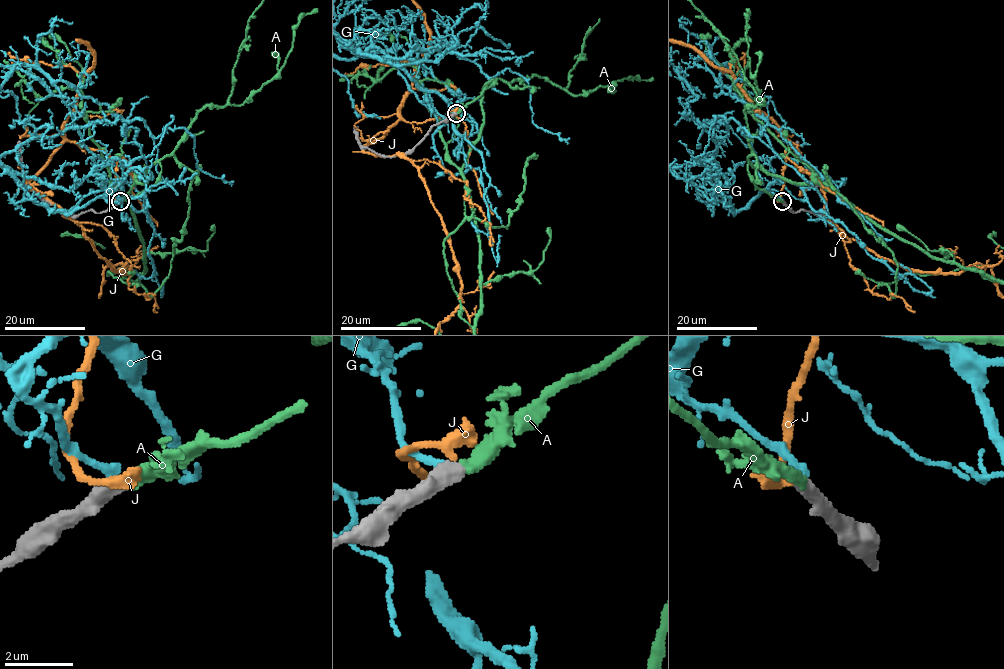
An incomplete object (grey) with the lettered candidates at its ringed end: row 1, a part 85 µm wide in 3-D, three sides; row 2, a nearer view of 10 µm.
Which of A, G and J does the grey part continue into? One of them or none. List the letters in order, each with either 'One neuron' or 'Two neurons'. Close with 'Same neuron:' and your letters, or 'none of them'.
A: One neuron
G: Two neurons
J: Two neurons
Same neuron: A

